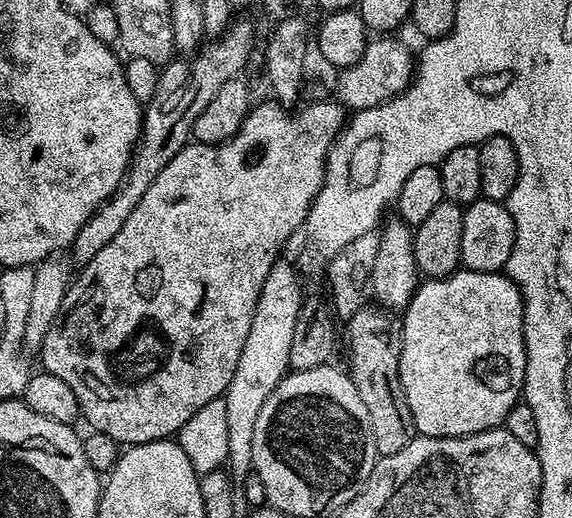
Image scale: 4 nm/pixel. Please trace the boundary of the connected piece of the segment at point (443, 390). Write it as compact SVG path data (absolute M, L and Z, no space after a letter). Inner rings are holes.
M457 270L448 276L428 278L417 287L414 298L410 298L407 308L402 312L402 354L400 355L400 377L402 390L406 390L406 402L410 405L410 414L414 414L414 426L421 436L469 436L499 428L506 414L521 399L526 374L526 346L524 345L524 299L520 287L503 271L469 272Z

